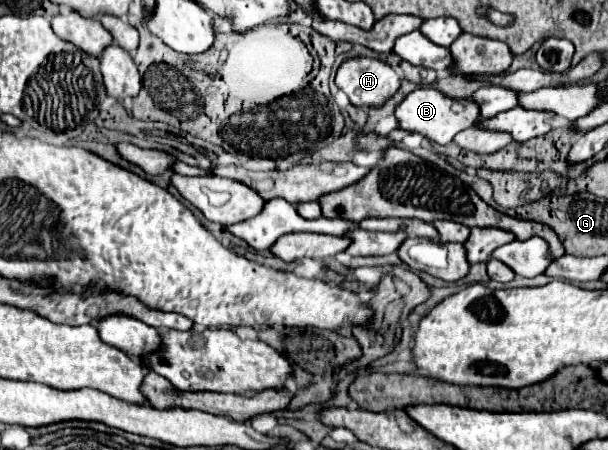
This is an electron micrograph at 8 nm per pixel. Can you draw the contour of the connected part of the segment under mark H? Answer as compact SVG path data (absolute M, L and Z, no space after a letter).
M356 57L342 63L336 87L348 95L354 107L382 107L400 89L400 77L384 61Z

